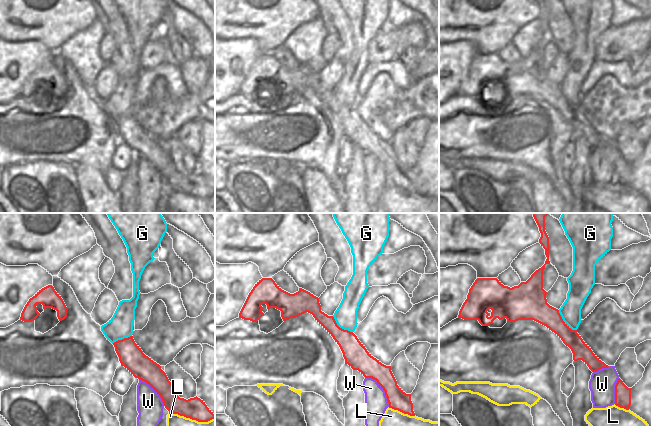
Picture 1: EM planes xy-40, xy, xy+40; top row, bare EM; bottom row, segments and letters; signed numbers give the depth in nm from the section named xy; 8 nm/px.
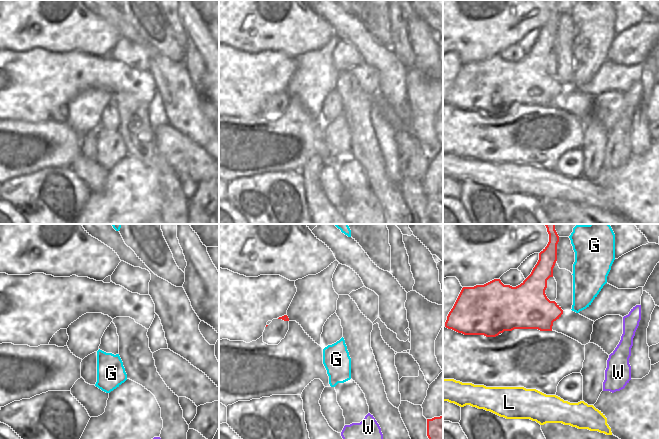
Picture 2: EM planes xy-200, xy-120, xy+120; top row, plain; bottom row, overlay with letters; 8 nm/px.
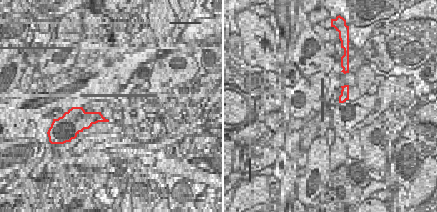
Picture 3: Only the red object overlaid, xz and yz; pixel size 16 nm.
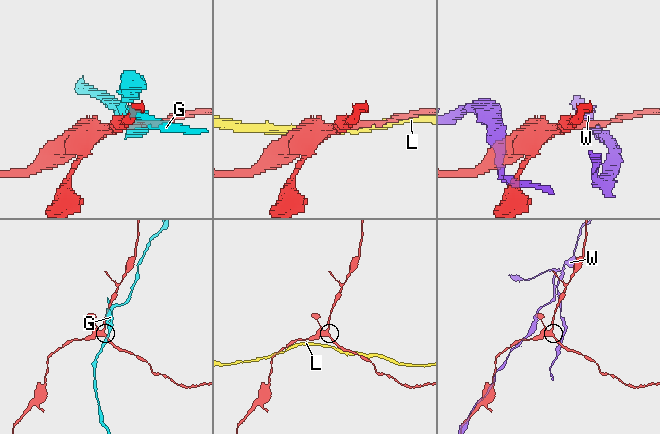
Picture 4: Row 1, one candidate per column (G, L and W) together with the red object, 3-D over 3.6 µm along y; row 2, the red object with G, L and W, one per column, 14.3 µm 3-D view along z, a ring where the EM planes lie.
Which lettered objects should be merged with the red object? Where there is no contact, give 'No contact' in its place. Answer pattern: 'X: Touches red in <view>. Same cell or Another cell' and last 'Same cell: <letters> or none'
G: Touches red in xy+40. Another cell
L: Touches red in xy-40. Another cell
W: Touches red in xy. Another cell
Same cell: none

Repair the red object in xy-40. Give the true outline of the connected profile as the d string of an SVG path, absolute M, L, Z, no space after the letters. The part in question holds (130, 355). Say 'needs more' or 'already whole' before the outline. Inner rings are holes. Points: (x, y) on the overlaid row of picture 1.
already whole; M133 336L118 340L113 345L121 366L135 378L146 382L161 397L169 414L178 414L198 422L215 418L205 402L197 396L188 400L180 398L161 366L143 353Z

